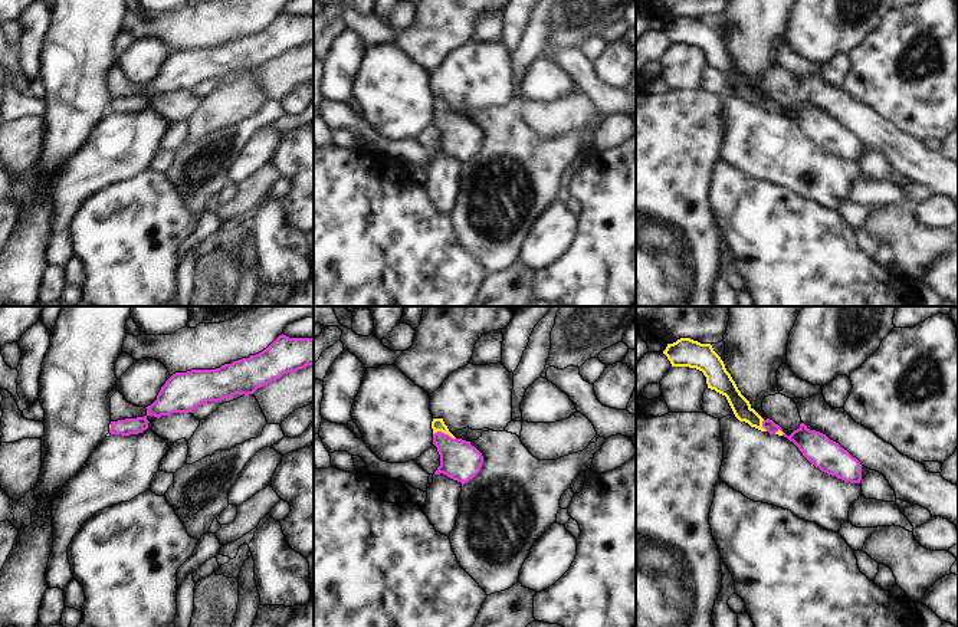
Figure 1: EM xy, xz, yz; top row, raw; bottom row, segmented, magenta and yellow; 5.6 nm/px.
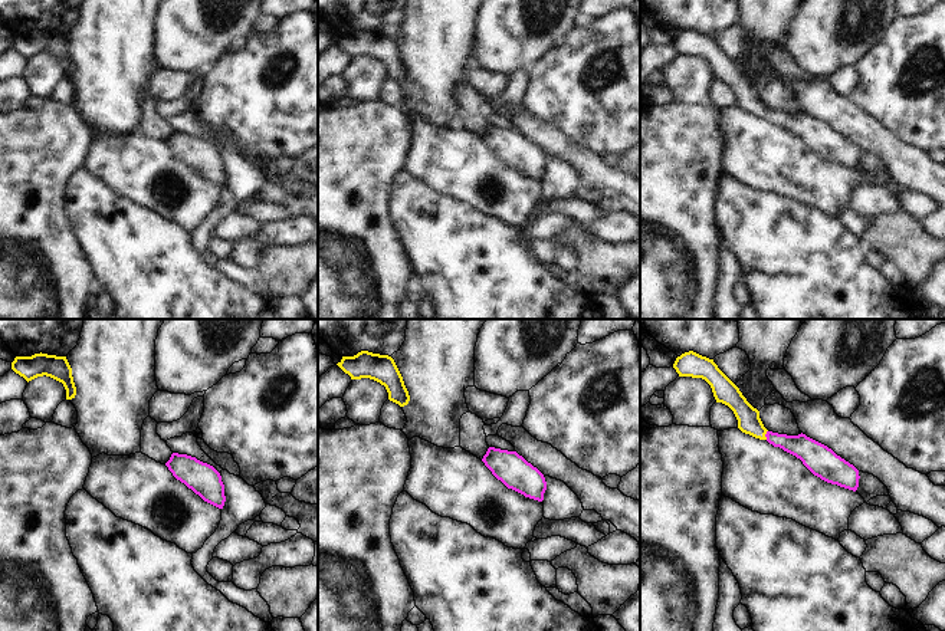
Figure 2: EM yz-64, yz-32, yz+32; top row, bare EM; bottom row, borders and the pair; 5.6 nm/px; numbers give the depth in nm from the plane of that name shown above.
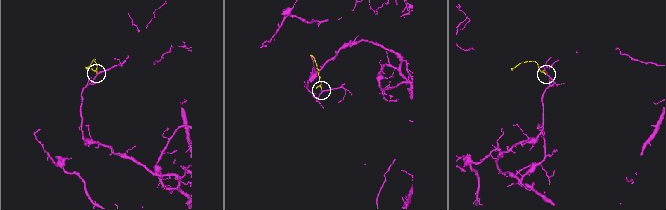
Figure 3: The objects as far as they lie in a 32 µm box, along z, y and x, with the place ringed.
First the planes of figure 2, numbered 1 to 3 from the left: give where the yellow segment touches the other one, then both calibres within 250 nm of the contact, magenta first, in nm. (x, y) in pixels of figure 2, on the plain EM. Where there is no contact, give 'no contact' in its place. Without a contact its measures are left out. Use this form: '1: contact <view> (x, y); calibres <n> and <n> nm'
1: no contact
2: no contact
3: contact yz+32 (765, 112); calibres 140 and 130 nm

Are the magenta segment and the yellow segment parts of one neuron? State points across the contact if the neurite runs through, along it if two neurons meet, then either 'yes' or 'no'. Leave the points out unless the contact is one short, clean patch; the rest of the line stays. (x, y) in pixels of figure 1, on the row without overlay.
across xz (459, 138), (445, 120), (443, 111), (438, 102) | yes

